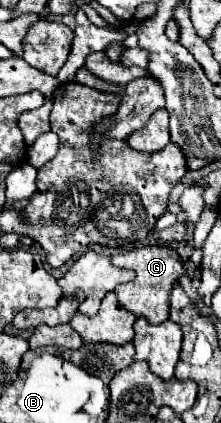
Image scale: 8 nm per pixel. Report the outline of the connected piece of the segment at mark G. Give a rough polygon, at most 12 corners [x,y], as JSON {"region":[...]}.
{"region":[[146,245],[114,255],[136,279],[114,291],[150,325],[168,319],[168,297],[187,273],[174,249]]}

